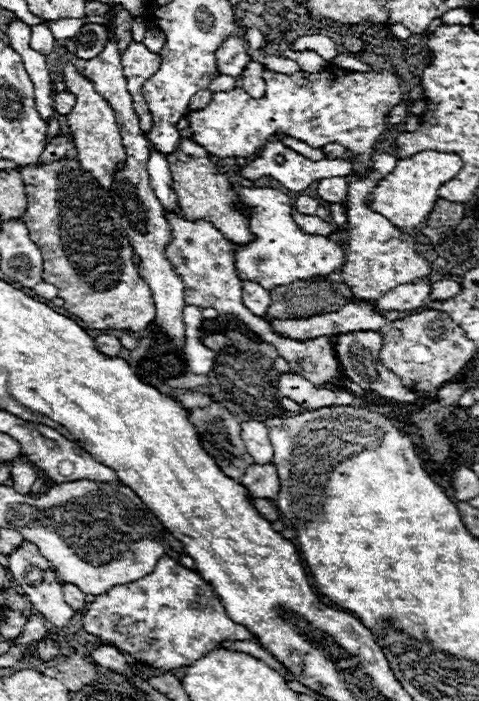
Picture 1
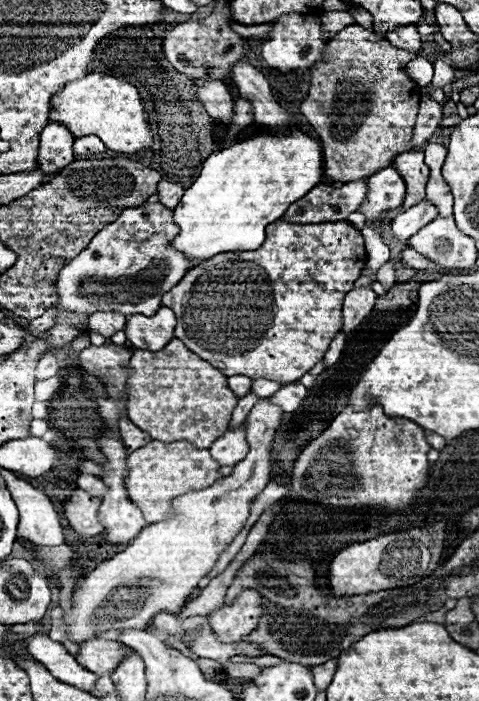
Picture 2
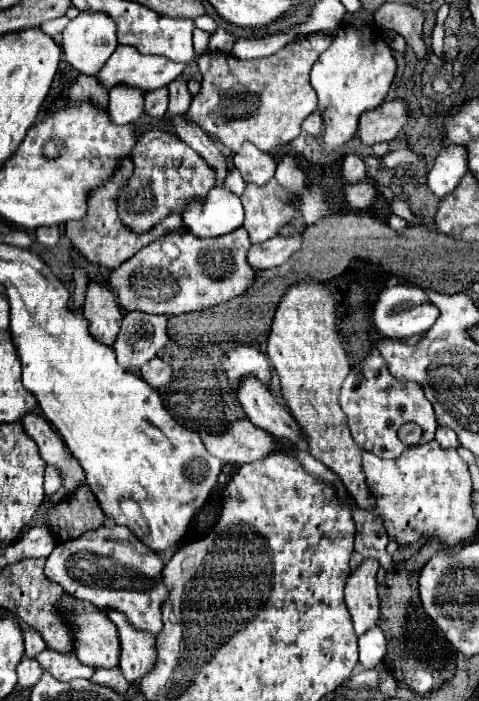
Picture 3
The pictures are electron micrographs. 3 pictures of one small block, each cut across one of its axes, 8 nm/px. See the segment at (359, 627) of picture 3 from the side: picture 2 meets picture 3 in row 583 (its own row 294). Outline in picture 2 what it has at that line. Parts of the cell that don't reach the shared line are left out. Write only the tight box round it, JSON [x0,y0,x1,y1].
[342,288,376,334]

